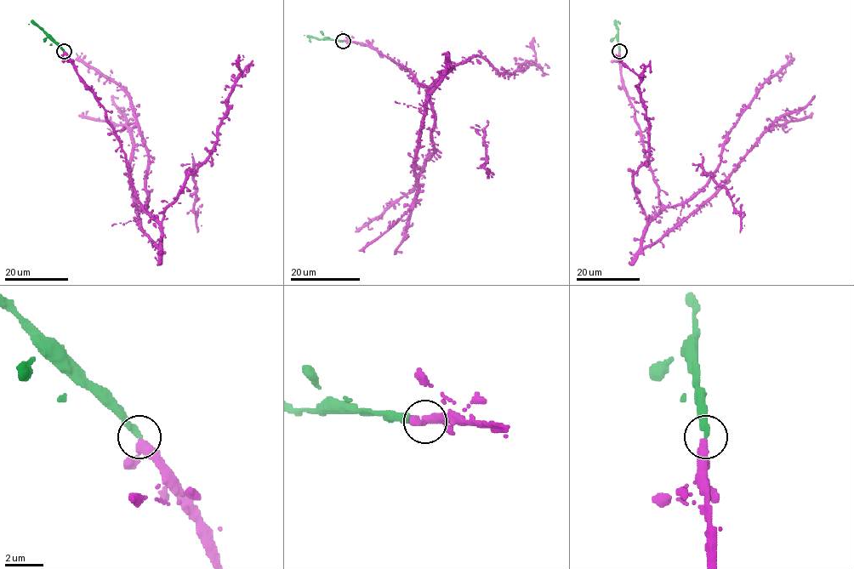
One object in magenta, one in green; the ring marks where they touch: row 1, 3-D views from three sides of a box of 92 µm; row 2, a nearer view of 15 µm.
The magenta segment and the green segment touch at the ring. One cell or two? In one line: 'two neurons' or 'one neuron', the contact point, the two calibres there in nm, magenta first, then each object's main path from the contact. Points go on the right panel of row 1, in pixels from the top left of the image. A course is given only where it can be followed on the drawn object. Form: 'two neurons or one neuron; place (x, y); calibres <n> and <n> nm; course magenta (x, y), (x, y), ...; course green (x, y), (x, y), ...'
one neuron; place (619, 51); calibres 320 and 320 nm; course magenta (620, 51), (620, 81), (660, 205), (643, 248), (703, 204), (765, 132), (812, 113); course green (620, 50), (614, 24)

